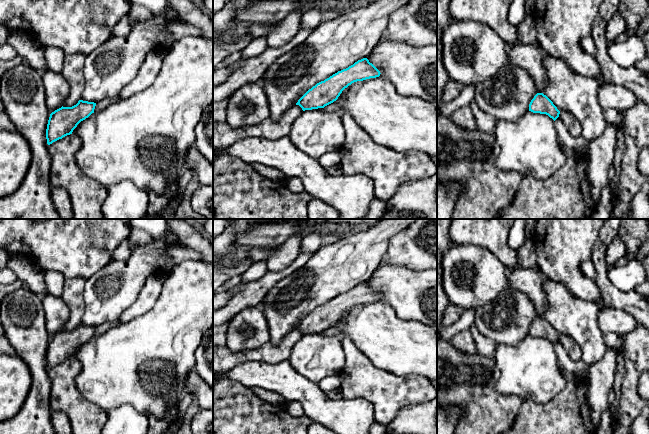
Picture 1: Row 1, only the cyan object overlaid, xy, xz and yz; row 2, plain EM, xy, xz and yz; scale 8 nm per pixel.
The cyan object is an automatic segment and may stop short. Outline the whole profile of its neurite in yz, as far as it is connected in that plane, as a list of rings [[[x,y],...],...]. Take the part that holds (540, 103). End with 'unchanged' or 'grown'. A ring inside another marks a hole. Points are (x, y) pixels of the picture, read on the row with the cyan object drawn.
[[[537,93],[529,104],[529,111],[546,114],[554,121],[559,117],[560,111],[553,102],[543,93]]]; unchanged

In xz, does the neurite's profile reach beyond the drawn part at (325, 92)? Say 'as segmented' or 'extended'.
as segmented

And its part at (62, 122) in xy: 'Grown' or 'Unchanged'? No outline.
Unchanged

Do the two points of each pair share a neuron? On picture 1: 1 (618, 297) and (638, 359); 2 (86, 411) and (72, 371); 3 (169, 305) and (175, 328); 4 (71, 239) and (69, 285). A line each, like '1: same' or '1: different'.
1: different
2: same
3: same
4: different

